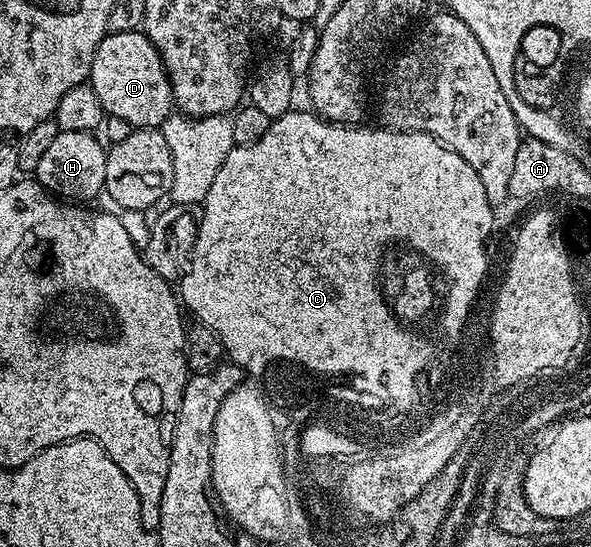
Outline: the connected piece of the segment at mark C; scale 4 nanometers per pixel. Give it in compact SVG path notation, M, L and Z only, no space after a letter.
M292 108L280 118L272 121L269 132L265 132L265 136L261 136L261 140L257 140L257 144L252 146L234 145L225 156L225 164L221 164L216 178L213 179L213 184L209 188L209 196L205 196L205 200L201 203L203 219L199 222L199 235L195 238L195 251L191 254L191 267L188 270L186 267L181 278L181 283L183 282L181 302L190 313L192 310L199 317L196 319L202 325L210 328L222 340L226 357L235 365L240 366L248 375L252 374L254 370L259 370L259 366L263 366L263 362L271 362L271 358L299 358L299 362L307 362L307 366L316 366L318 370L332 370L335 374L354 372L359 381L359 386L364 386L366 390L371 390L375 394L383 394L386 398L400 398L404 404L407 404L411 402L411 397L415 394L415 381L418 380L419 373L423 369L424 373L432 365L433 359L431 357L435 354L435 345L438 342L447 342L450 338L458 339L464 333L475 300L485 286L483 277L487 274L487 237L490 236L491 225L495 222L494 216L491 215L493 207L489 196L485 196L485 188L481 185L481 179L477 176L477 172L473 172L473 168L469 168L469 164L465 164L465 160L461 160L461 156L457 156L457 152L453 152L433 136L409 132L408 130L378 129L370 130L367 124L329 122L320 118L310 109L298 110L298 108Z

